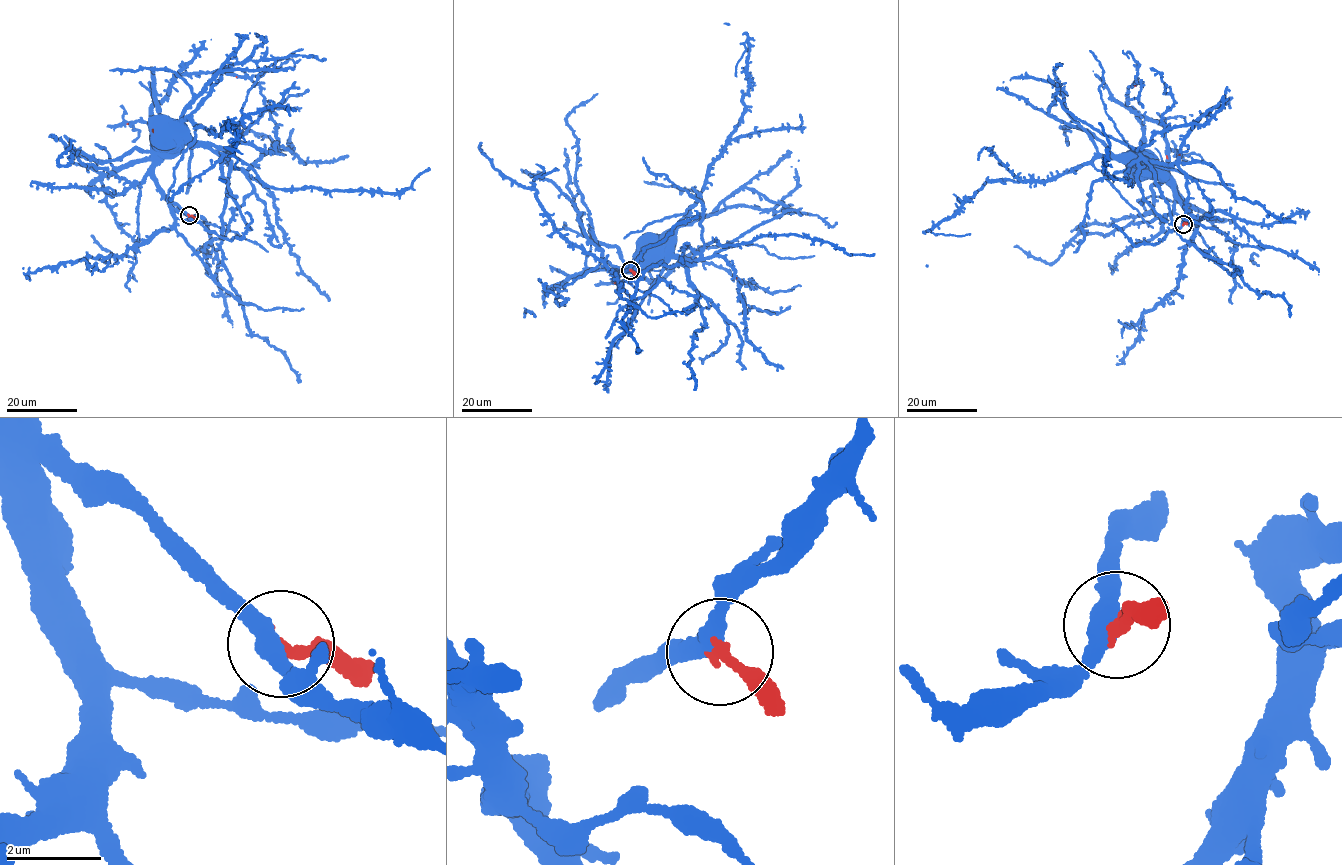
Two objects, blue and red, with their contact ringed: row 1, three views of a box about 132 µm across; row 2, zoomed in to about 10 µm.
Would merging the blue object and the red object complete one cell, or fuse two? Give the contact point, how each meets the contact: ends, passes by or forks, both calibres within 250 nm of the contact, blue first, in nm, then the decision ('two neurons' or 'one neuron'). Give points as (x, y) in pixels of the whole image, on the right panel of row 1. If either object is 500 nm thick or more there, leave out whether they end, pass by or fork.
place (1183, 224); blue passes by; red ends; calibres 400 and 280 nm; one neuron

